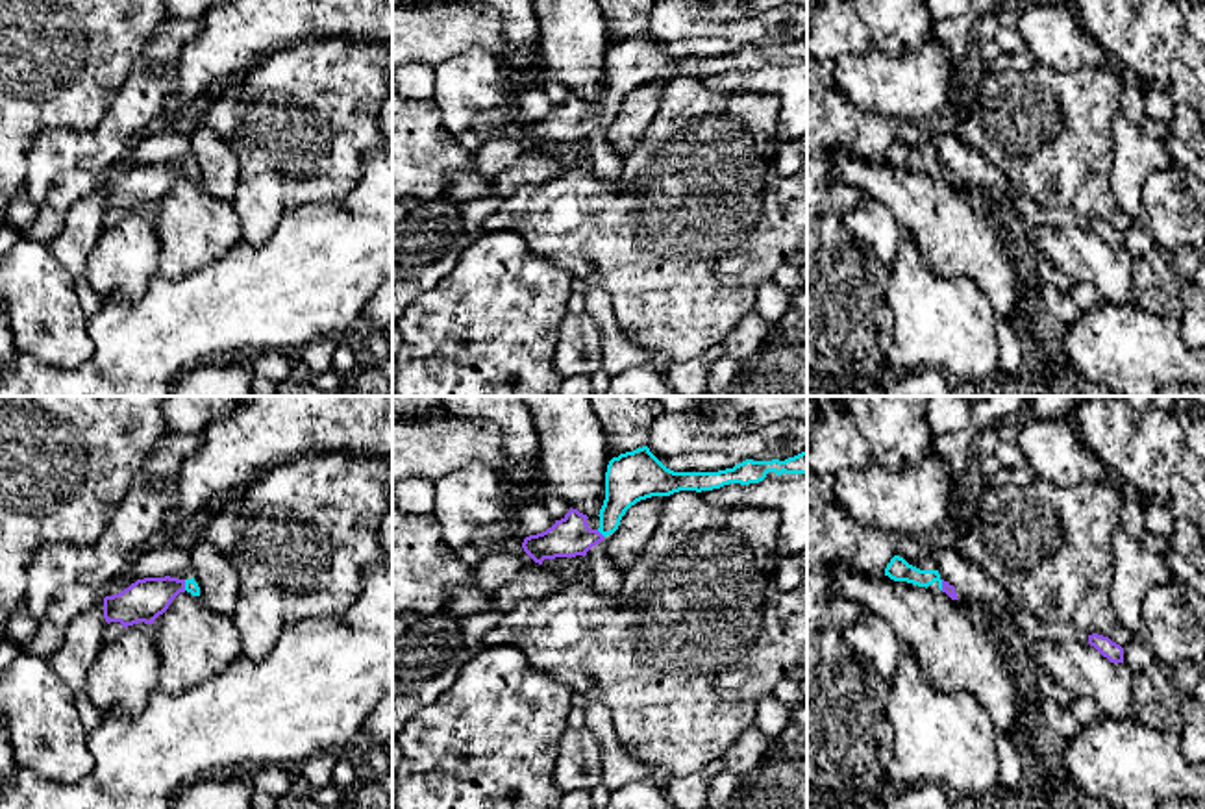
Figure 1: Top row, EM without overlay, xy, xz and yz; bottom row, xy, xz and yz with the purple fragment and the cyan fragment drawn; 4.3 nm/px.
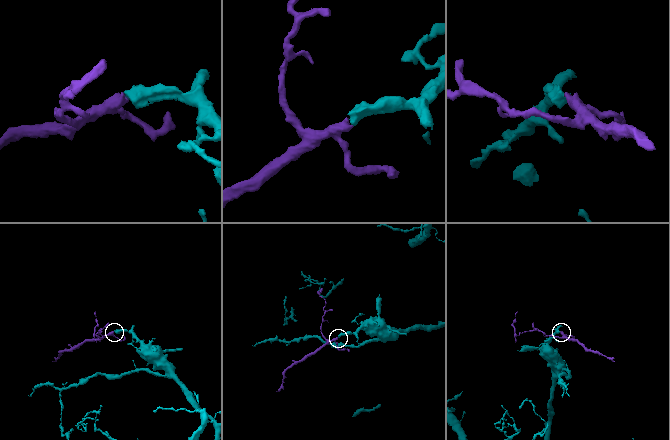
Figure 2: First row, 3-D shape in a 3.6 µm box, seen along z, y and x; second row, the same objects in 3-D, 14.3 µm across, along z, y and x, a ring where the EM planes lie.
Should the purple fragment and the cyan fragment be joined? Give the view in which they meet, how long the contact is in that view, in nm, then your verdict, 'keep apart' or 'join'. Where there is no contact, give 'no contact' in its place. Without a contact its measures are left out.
xz | 50 nm | join

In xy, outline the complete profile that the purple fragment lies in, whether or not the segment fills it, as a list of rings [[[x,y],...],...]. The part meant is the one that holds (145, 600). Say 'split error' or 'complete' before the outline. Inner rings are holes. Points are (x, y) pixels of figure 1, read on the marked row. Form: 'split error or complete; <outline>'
split error; [[[144,578],[131,583],[118,594],[104,598],[106,622],[120,622],[122,628],[154,620],[163,615],[180,592],[200,596],[200,587],[191,579],[178,578]]]

